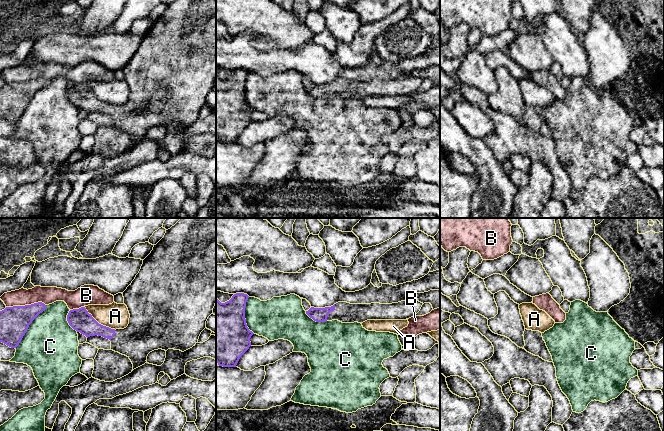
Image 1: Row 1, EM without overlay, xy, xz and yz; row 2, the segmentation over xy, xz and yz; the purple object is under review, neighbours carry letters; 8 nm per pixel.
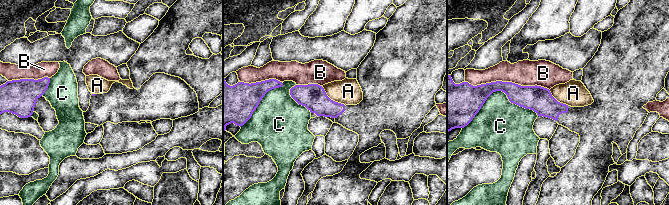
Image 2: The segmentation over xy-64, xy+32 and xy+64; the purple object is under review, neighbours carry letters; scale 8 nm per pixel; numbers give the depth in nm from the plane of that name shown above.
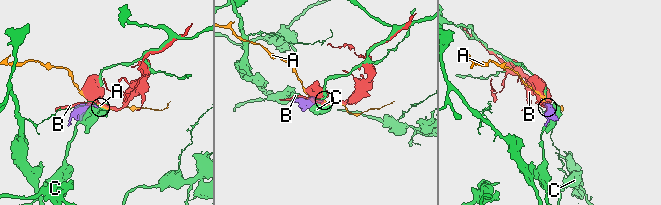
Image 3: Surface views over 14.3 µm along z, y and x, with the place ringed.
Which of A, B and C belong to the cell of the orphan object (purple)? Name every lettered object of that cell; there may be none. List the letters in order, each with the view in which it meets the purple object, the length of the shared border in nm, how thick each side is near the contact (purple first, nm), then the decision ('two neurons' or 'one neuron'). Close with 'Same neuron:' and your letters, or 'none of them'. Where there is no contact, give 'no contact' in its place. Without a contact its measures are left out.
A: meets purple in xy; contact 320 nm long; 180 nm thick on the purple side, 200 nm on the other; two neurons
B: meets purple in xy; contact 320 nm long; 240 nm thick on the purple side, 140 nm on the other; two neurons
C: meets purple in xy; contact 440 nm long; 240 nm thick on the purple side, 440 nm on the other; two neurons
Same neuron: none of them

